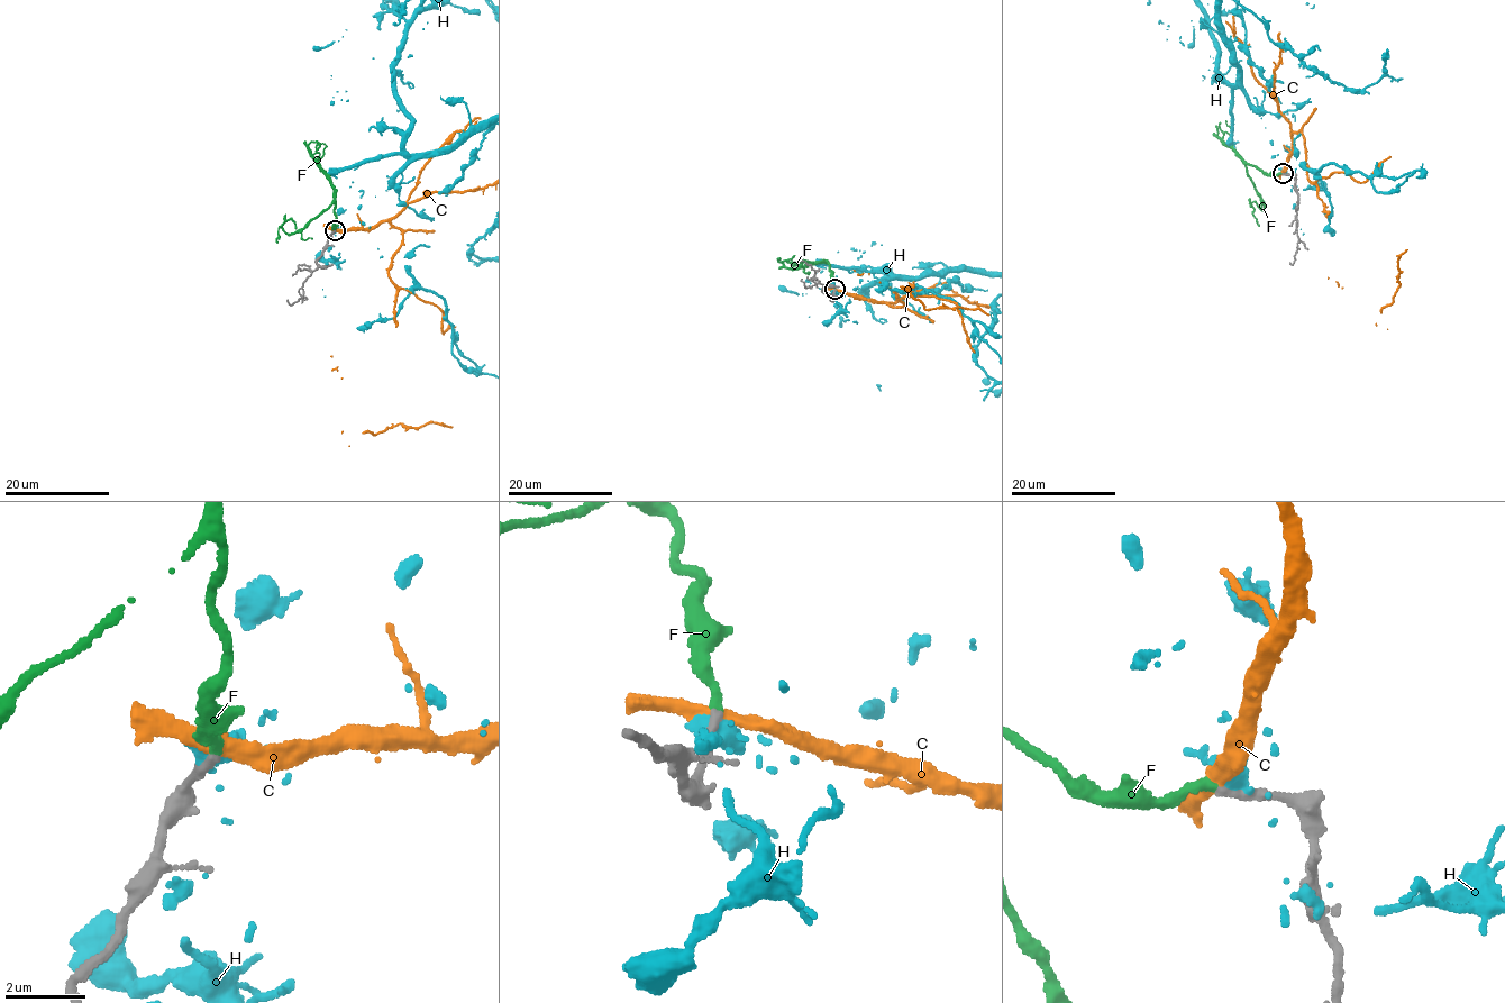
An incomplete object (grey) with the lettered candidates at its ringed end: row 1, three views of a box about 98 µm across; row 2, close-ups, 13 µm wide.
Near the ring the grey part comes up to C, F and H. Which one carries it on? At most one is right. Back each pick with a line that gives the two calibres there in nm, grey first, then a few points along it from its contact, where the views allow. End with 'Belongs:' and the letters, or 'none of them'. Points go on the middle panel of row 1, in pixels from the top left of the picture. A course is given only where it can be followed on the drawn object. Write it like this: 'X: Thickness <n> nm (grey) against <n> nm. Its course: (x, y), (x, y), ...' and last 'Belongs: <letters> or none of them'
F: Thickness 240 nm (grey) against 240 nm
Belongs: F

